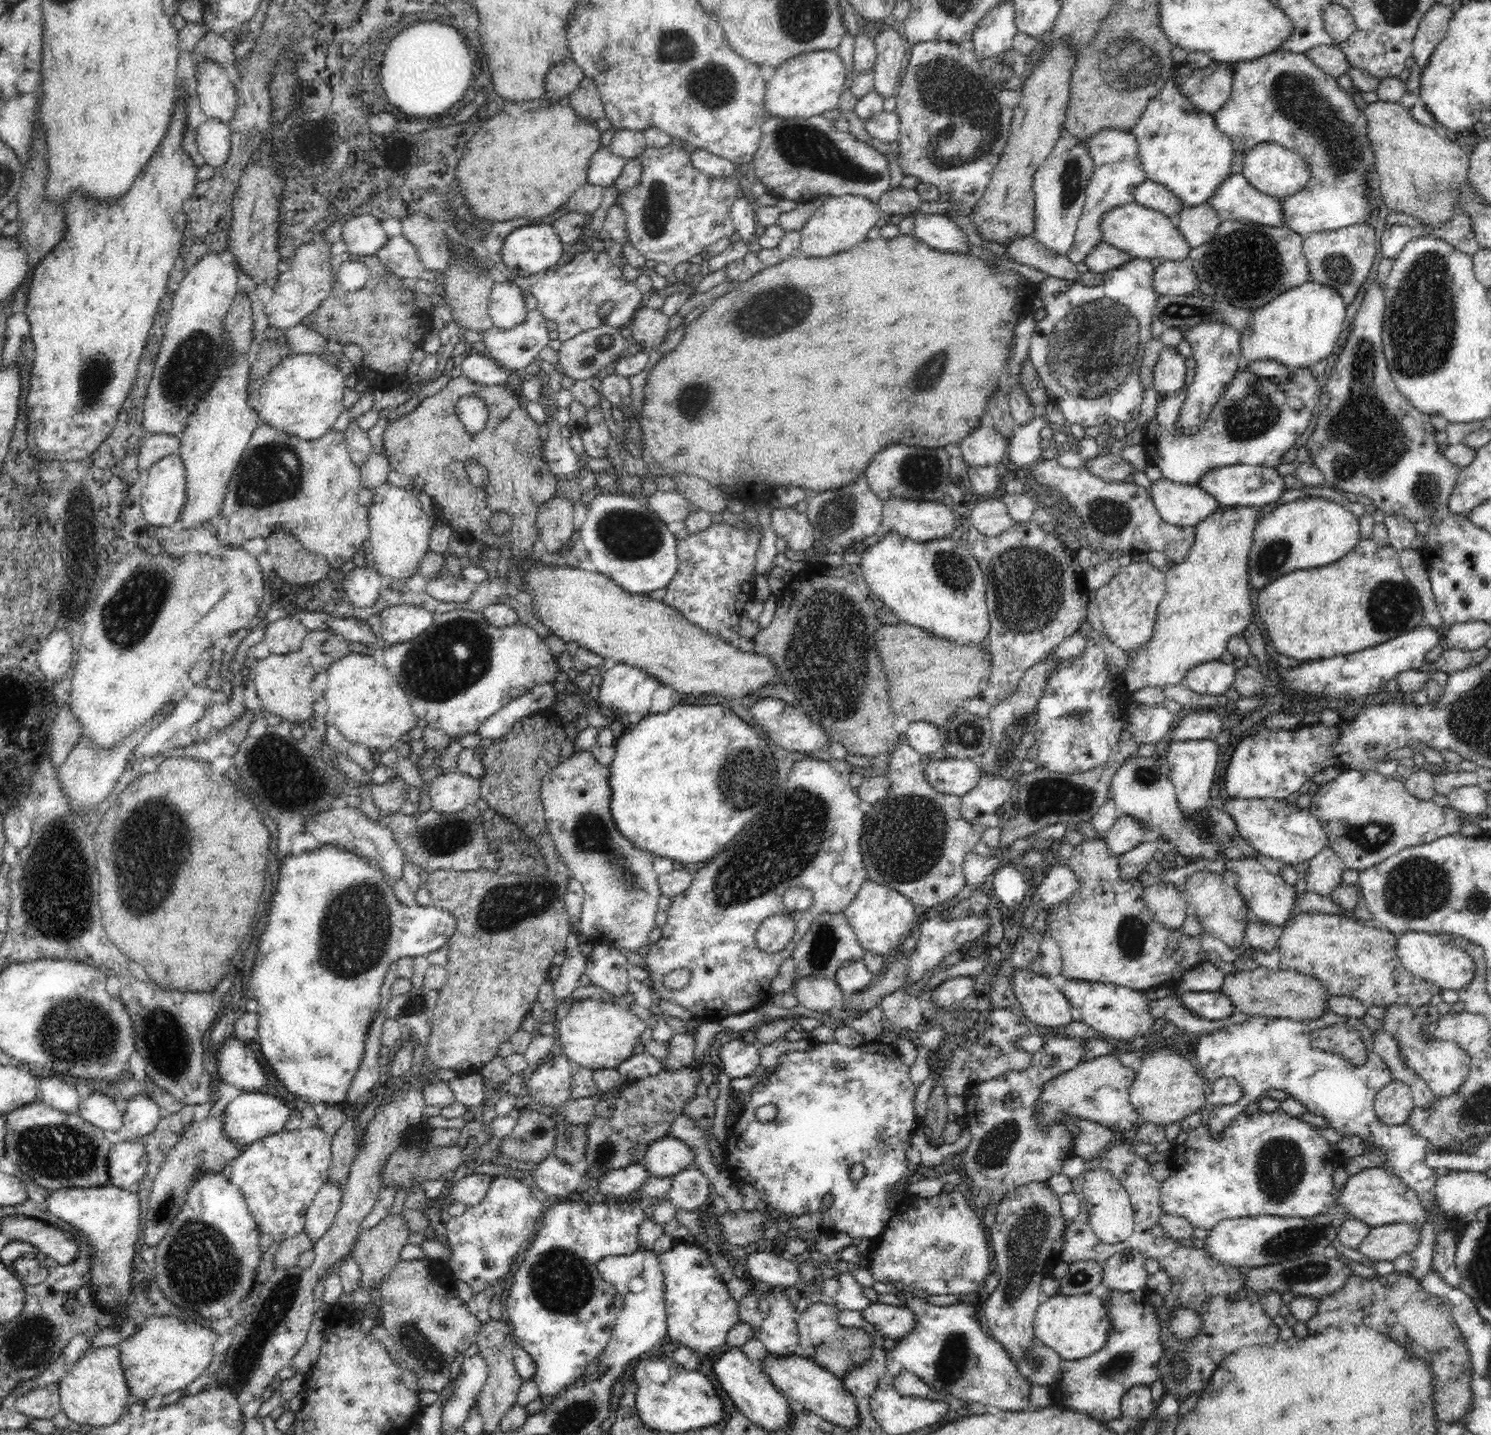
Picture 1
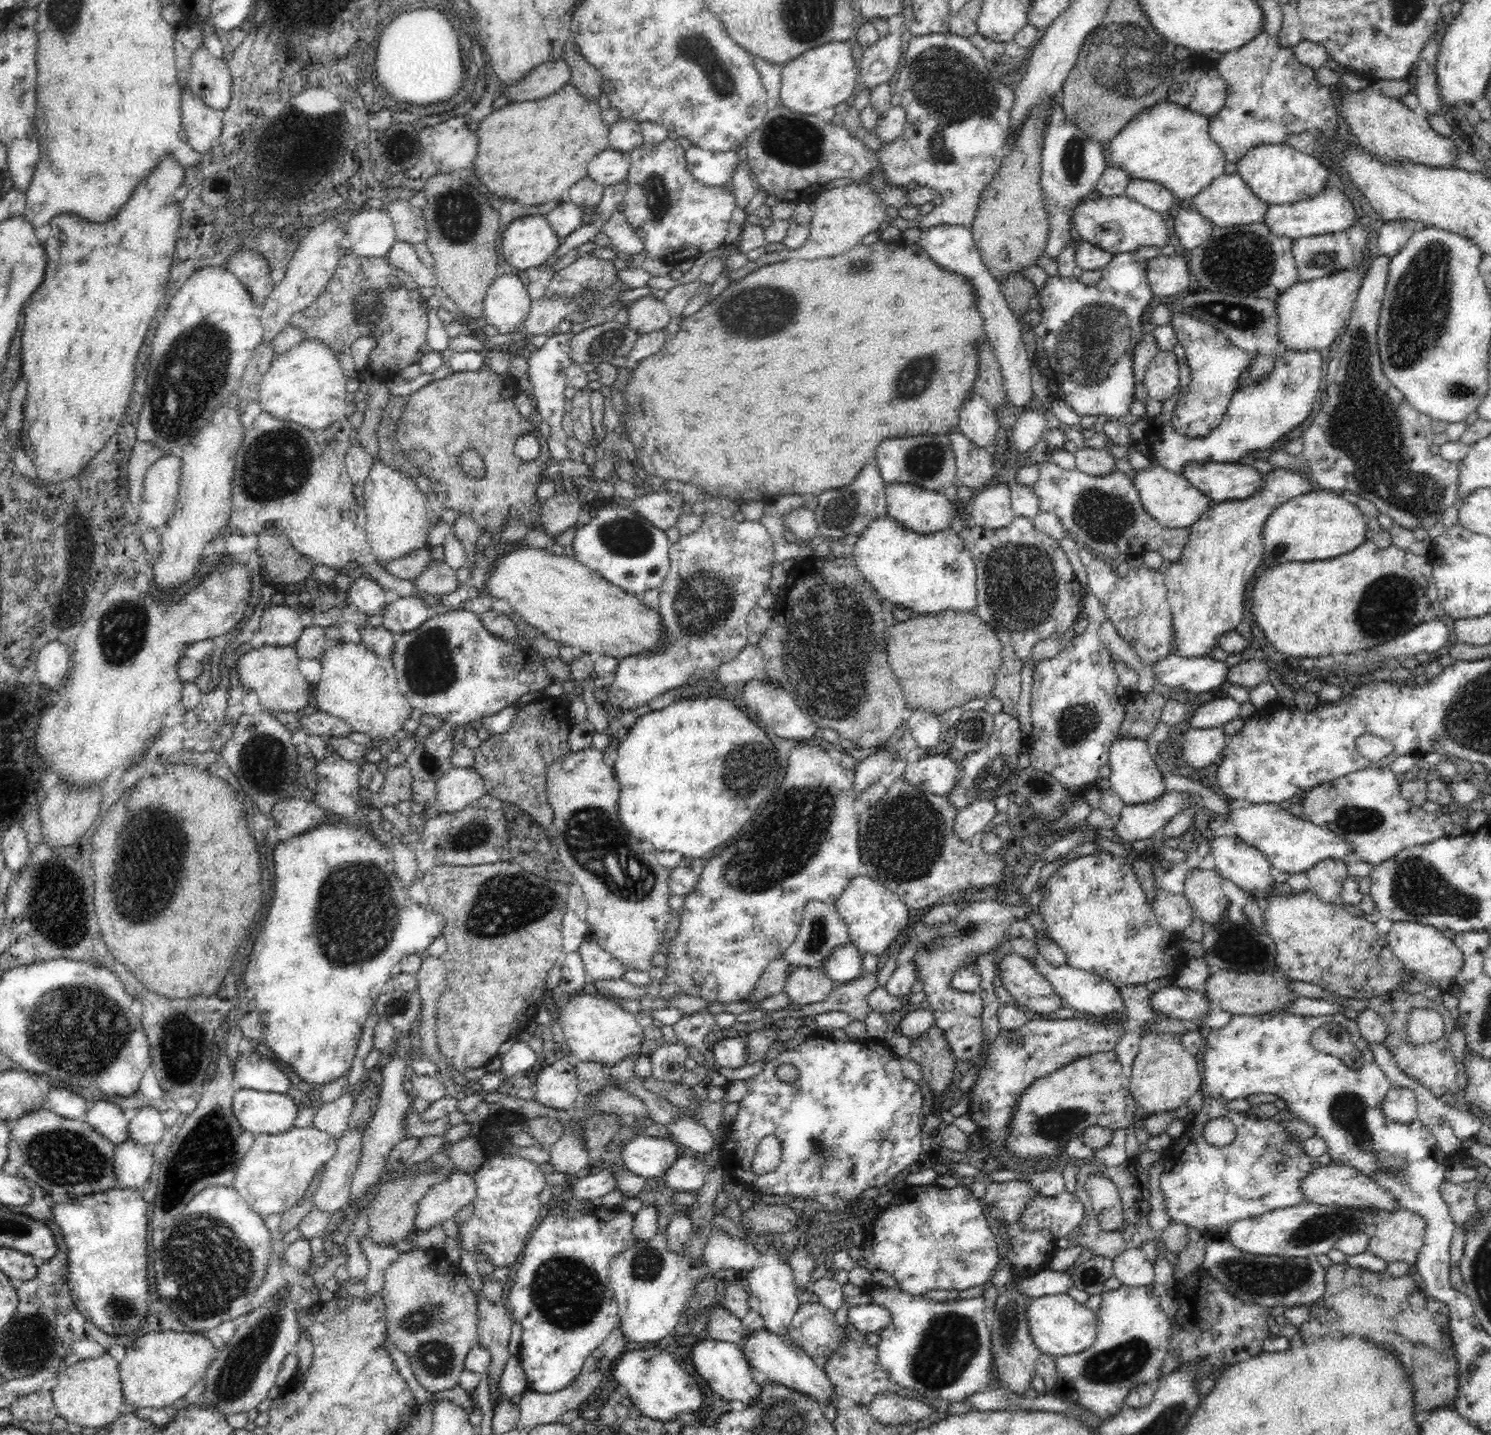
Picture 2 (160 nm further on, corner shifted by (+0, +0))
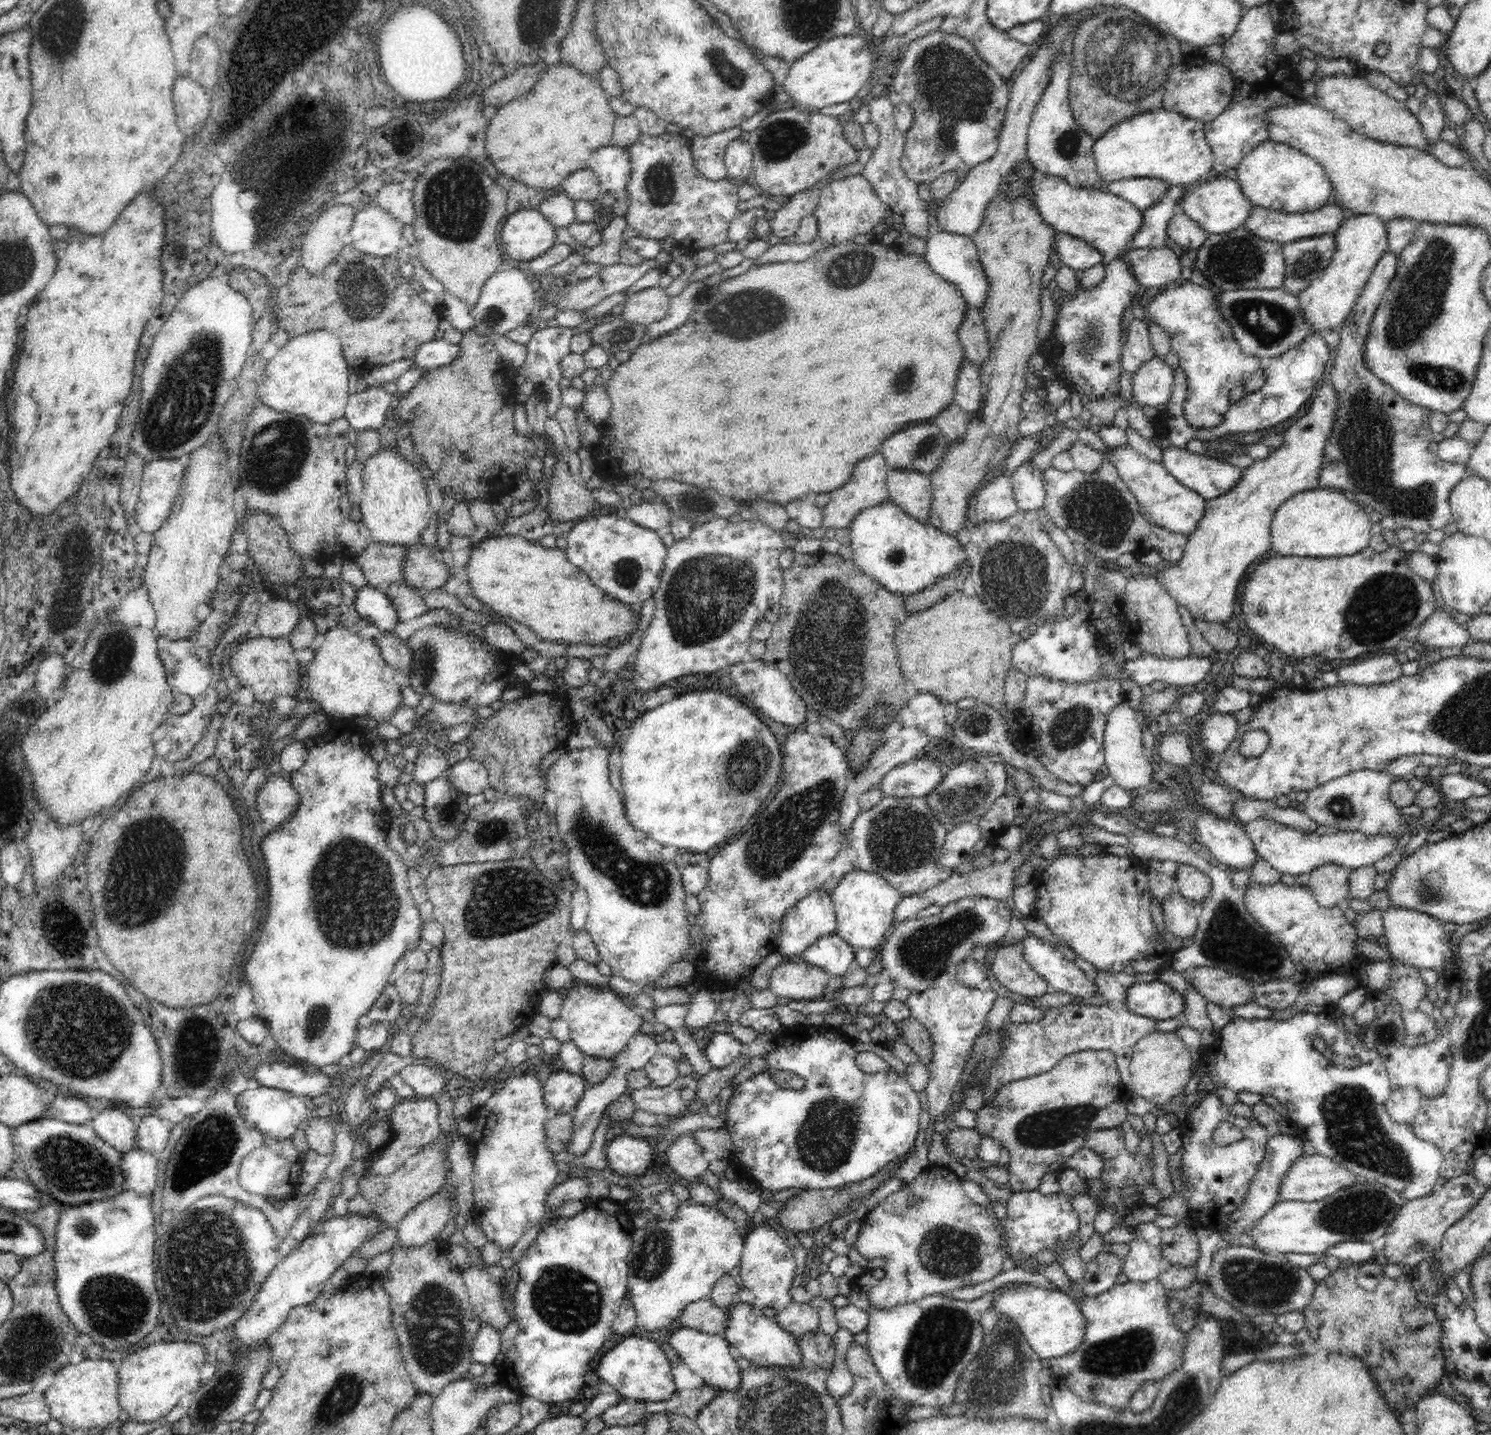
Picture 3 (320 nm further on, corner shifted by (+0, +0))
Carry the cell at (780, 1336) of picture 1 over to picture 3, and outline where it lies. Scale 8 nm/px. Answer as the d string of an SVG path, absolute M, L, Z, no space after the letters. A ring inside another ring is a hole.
M766 1222L752 1227L744 1239L744 1252L740 1260L741 1287L749 1288L755 1296L754 1307L759 1310L764 1307L776 1308L780 1312L792 1303L792 1279L796 1270L796 1262L790 1243Z

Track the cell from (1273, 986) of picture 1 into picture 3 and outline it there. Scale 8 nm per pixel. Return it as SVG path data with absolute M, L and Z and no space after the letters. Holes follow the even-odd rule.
M1200 966L1194 974L1188 970L1183 974L1188 986L1196 989L1208 1003L1213 1003L1222 1010L1231 1011L1242 1004L1252 1003L1252 986L1240 976L1232 975L1222 969Z

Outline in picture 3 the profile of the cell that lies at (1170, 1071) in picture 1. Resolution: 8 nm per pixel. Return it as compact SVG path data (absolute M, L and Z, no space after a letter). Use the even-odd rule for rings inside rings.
M1154 1032L1144 1036L1134 1048L1130 1057L1129 1071L1132 1093L1143 1096L1147 1104L1152 1104L1156 1109L1163 1109L1177 1094L1184 1093L1186 1084L1191 1079L1191 1056L1185 1048L1185 1043L1177 1036L1176 1032Z

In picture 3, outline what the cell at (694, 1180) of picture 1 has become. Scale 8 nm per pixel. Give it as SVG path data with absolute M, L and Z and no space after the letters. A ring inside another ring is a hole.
M690 1132L671 1141L667 1156L668 1165L677 1175L678 1182L684 1184L698 1182L708 1169L710 1159Z

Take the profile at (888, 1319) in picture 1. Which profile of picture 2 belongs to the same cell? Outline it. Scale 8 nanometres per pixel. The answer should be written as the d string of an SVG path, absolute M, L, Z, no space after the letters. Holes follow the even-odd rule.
M878 1304L851 1306L847 1312L847 1322L860 1332L879 1333L891 1320L888 1310Z

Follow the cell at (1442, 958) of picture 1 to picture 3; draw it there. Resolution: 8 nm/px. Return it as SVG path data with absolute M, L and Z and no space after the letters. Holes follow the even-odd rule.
M1389 907L1383 913L1383 929L1385 930L1390 954L1405 965L1420 969L1434 970L1438 975L1444 974L1446 964L1452 959L1450 937L1443 929L1444 923L1436 917L1402 907Z

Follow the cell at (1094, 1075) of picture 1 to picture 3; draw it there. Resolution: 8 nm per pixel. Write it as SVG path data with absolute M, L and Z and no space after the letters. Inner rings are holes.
M1084 1051L1065 1056L1054 1068L1038 1076L1029 1076L1003 1084L996 1089L992 1100L976 1112L976 1126L980 1134L999 1140L1010 1154L1010 1189L1033 1191L1040 1186L1040 1180L1048 1172L1061 1171L1074 1152L1085 1147L1088 1132L1120 1127L1128 1120L1128 1102L1131 1090L1121 1083L1115 1055L1111 1051Z

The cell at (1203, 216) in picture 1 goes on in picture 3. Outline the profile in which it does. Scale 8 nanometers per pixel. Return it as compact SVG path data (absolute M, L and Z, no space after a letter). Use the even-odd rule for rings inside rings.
M1177 211L1168 222L1167 238L1171 244L1198 250L1208 238L1208 233L1183 212Z

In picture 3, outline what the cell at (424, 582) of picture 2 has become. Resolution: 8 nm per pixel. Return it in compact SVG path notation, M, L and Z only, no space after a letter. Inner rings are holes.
M420 541L406 546L406 562L400 578L402 584L421 591L439 589L448 580L449 568L442 560L441 553L434 547L427 548Z

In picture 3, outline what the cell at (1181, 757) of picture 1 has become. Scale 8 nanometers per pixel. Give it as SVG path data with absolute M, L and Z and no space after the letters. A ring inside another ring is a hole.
M1212 713L1204 721L1199 737L1210 754L1222 756L1234 740L1238 726L1235 713Z

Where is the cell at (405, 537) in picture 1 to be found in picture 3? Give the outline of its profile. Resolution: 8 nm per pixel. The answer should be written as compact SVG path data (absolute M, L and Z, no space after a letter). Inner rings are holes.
M381 446L363 465L360 506L362 520L369 528L372 540L404 548L421 541L420 536L432 520L426 494L427 482L424 482L422 472L396 447Z

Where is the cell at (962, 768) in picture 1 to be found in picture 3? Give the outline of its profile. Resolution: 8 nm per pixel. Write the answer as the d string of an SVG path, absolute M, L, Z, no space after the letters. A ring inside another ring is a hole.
M917 758L894 768L879 782L879 789L894 798L925 797L942 778L938 762Z

